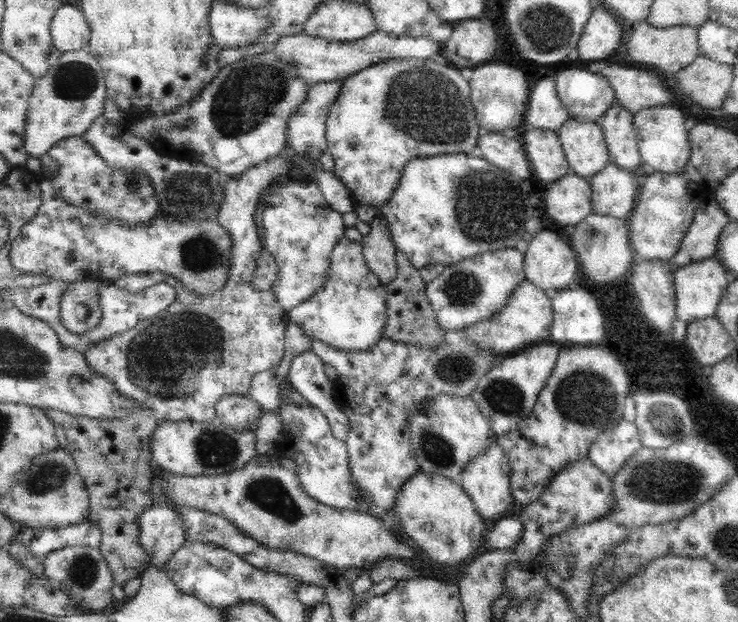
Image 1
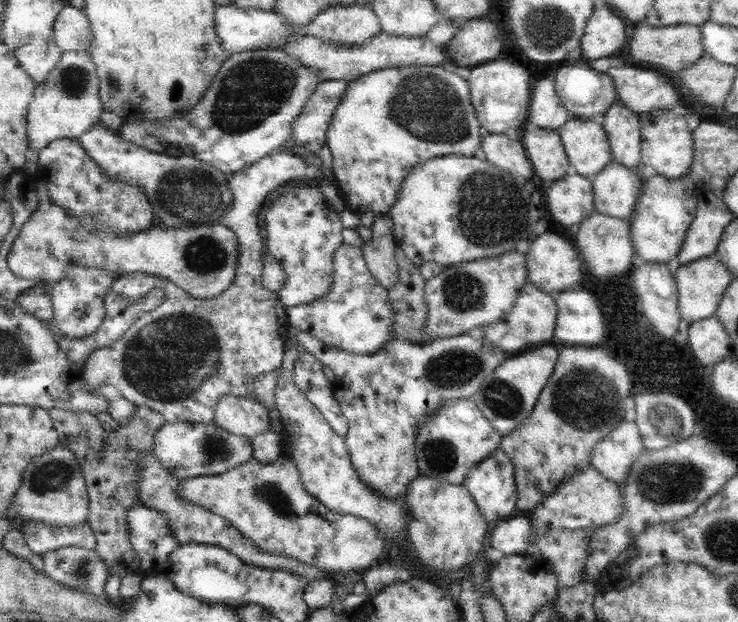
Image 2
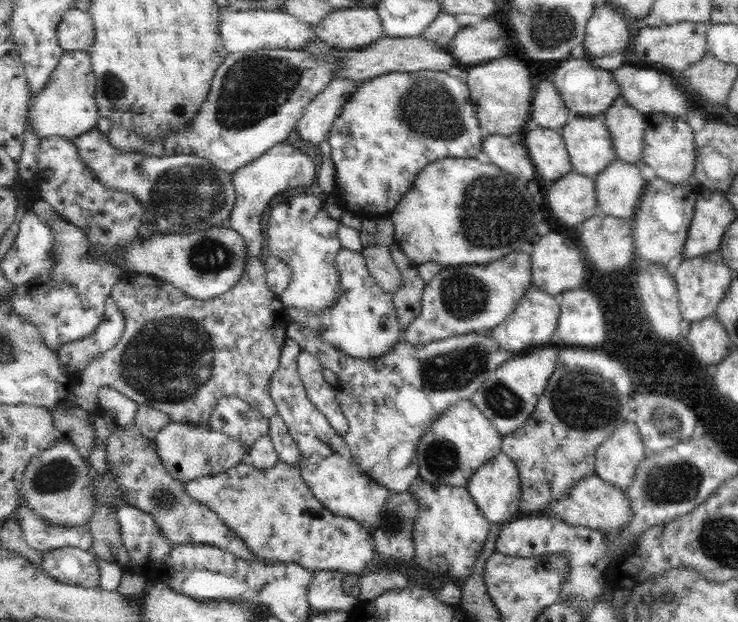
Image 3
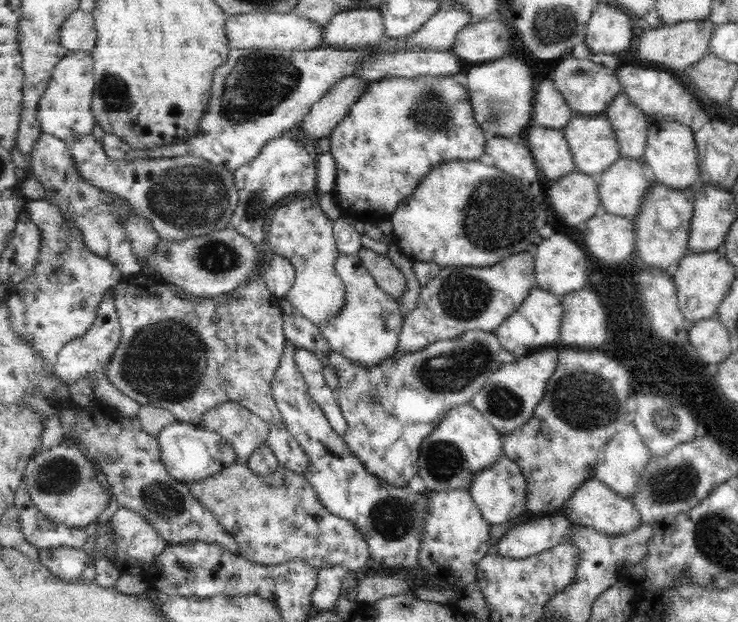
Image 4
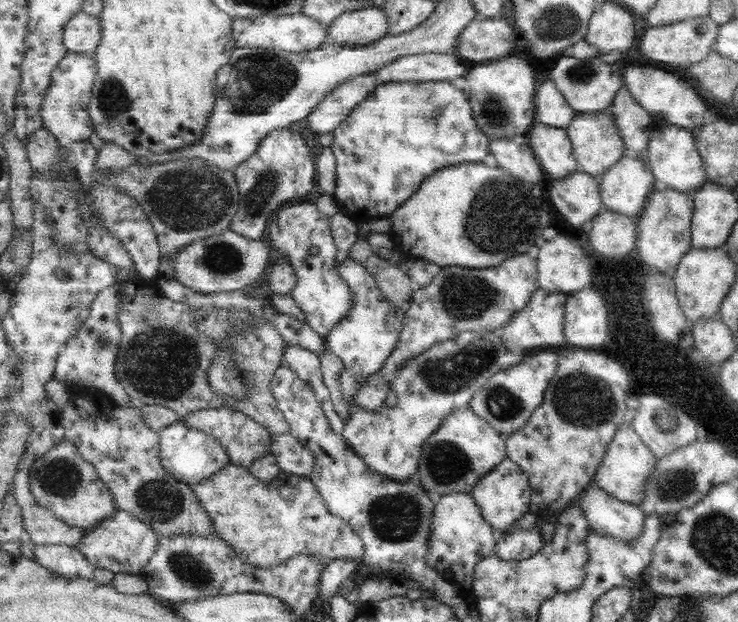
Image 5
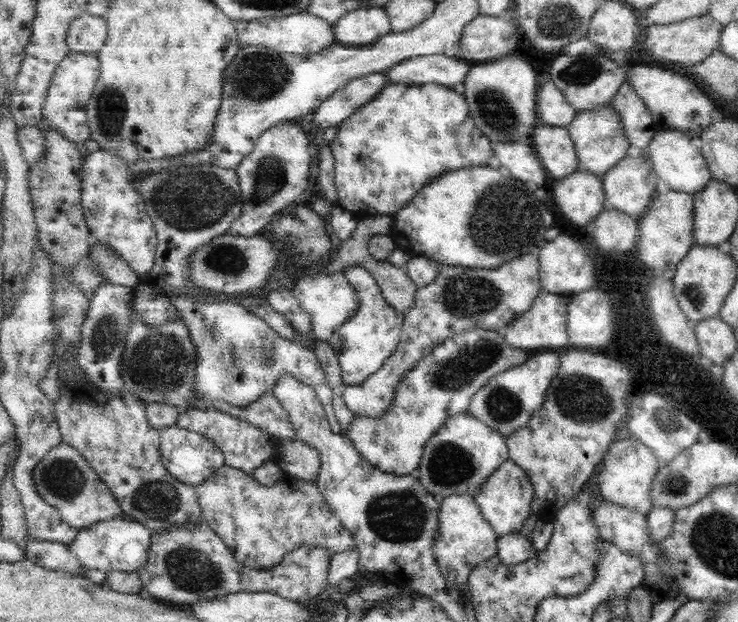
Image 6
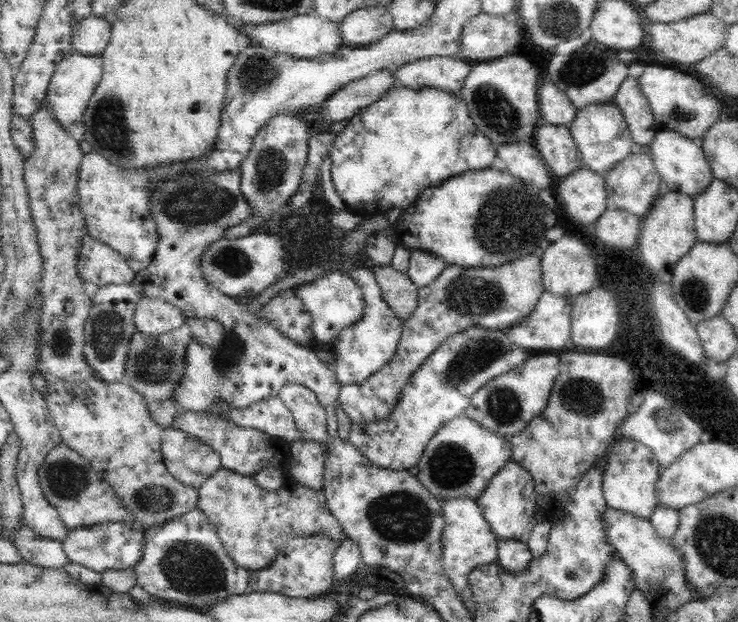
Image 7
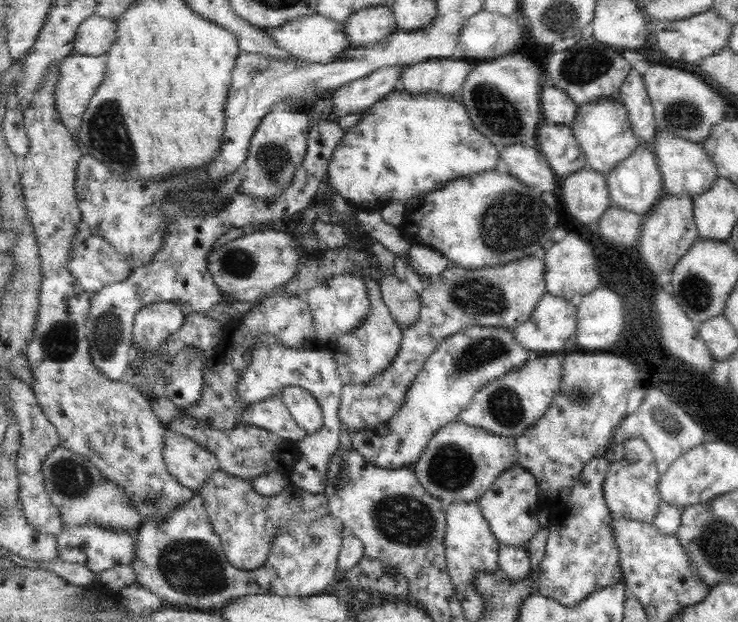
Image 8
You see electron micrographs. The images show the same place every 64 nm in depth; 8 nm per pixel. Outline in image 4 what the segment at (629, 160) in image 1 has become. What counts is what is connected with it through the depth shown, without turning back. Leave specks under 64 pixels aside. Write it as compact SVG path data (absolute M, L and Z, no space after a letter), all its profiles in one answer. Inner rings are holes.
M622 93L612 99L611 105L603 114L616 135L620 157L641 160L647 148L650 117L632 106L631 100Z

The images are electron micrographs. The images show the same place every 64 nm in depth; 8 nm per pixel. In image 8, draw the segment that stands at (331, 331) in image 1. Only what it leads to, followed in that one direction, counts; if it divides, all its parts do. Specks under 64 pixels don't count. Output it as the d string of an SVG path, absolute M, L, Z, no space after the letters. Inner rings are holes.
M361 274L369 290L371 311L369 317L354 331L341 335L337 339L337 355L335 356L339 367L341 380L345 385L356 385L372 381L377 374L389 368L393 360L400 353L404 337L404 328L395 321L393 313L383 300L380 281L373 275Z

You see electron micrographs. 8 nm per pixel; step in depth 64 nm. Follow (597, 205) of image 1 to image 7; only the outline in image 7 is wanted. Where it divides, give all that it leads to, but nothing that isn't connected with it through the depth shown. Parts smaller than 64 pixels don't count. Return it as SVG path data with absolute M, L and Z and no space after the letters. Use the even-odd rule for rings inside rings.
M645 150L640 154L630 153L624 161L615 164L605 175L605 186L608 187L608 196L612 208L625 210L625 212L637 217L648 212L653 201L662 190L658 172Z

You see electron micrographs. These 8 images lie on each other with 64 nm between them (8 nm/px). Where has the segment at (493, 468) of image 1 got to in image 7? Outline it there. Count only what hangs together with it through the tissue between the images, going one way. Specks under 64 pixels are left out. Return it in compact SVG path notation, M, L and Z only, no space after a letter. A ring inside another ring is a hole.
M511 460L501 469L492 481L481 493L476 501L480 503L481 510L495 534L499 539L519 539L525 540L530 529L533 528L539 519L537 501L539 500L535 478L524 466Z

